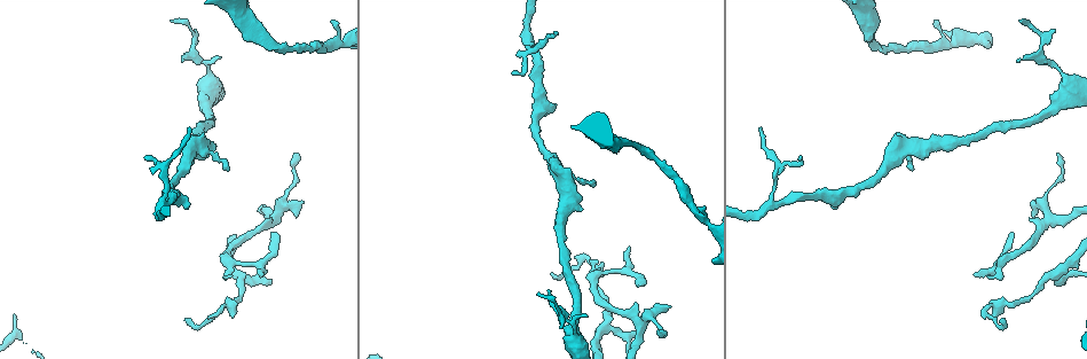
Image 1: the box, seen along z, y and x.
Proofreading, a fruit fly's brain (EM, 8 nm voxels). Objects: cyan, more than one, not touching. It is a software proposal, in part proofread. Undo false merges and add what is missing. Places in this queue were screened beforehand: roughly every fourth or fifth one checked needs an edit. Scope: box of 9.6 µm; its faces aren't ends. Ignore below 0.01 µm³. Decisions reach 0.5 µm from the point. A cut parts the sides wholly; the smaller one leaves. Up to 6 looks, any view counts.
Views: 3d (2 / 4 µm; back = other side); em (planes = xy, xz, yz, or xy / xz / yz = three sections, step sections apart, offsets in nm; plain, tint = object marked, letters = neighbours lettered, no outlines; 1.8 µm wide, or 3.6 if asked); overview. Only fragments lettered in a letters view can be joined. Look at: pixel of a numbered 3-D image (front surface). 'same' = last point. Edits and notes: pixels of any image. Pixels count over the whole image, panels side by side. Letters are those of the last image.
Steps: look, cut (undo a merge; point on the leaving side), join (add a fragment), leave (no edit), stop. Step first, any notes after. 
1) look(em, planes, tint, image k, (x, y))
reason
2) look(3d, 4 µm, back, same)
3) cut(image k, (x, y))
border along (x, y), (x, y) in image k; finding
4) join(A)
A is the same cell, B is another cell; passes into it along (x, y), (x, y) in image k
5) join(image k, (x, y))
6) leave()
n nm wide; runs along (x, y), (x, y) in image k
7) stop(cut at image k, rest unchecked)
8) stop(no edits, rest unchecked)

look(3d, 4 µm, image 1, (659, 331))
thin end

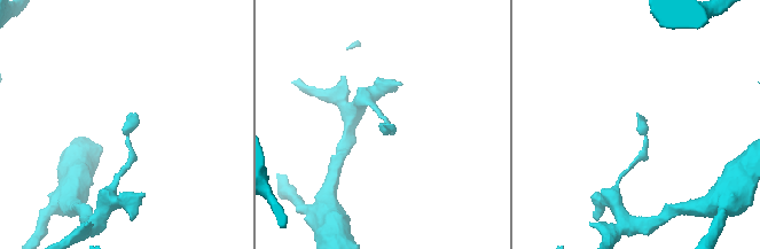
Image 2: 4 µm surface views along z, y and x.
look(em, planes, letters, image 2, (130, 115))
shape alone is not enough

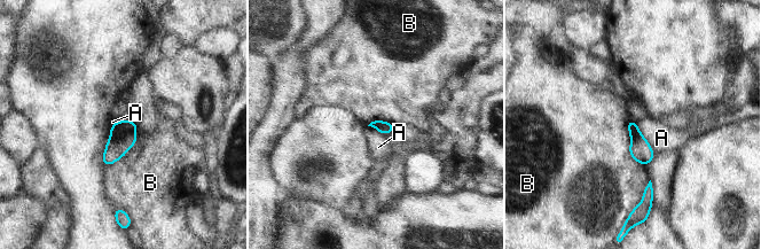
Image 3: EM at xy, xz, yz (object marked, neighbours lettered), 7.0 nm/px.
leave()
90 nm wide; A and B are other cells; border along (636, 124), (654, 154) in image 3; no lettered fragment goes on from it

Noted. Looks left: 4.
look(3d, 4 µm, back, image 1, (630, 248))
tapers out

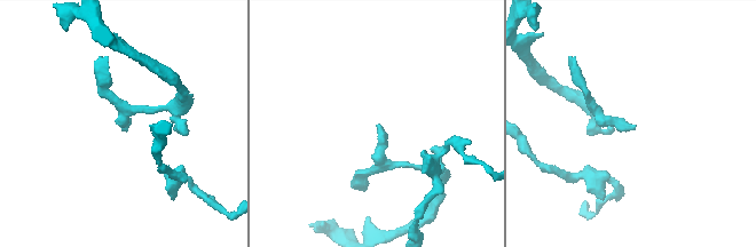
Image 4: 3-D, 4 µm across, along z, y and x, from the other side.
look(em, xy, step 8, tint, image 4, (379, 123))
need the tissue

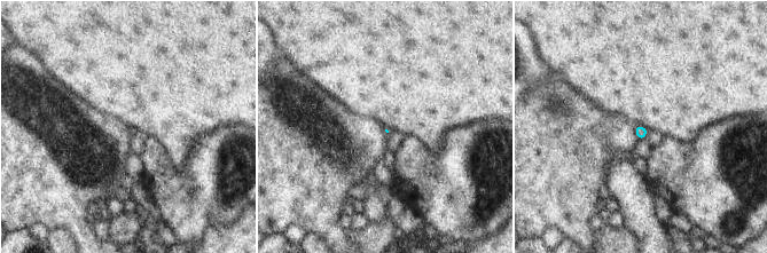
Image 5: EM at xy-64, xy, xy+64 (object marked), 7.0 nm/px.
look(em, planes, letters, same)

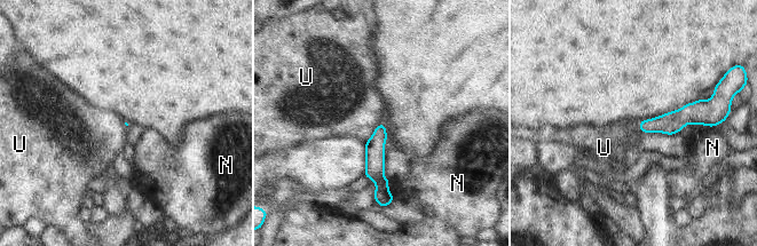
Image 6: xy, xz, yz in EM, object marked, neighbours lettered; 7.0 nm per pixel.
leave()
N and U are other cells; runs along (707, 116), (641, 125) in image 6; no lettered fragment goes on from it

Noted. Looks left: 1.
stop(no edits, rest unchecked)

